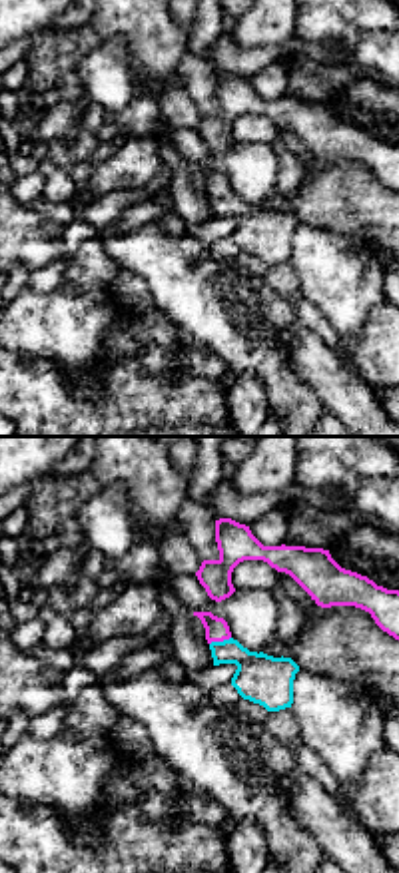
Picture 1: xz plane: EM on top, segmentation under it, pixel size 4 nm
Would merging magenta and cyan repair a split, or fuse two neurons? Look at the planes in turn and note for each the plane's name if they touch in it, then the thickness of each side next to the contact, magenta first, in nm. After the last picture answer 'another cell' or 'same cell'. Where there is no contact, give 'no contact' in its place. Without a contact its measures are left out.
xz | 100/200 nm

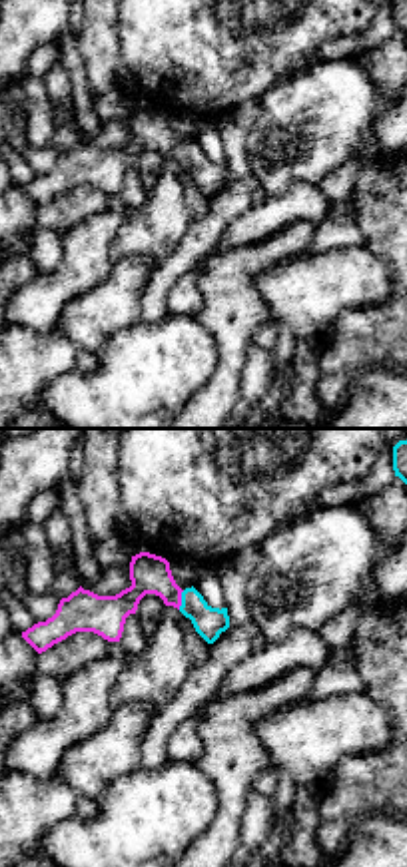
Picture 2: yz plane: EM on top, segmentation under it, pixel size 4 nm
yz | 160/120 nm

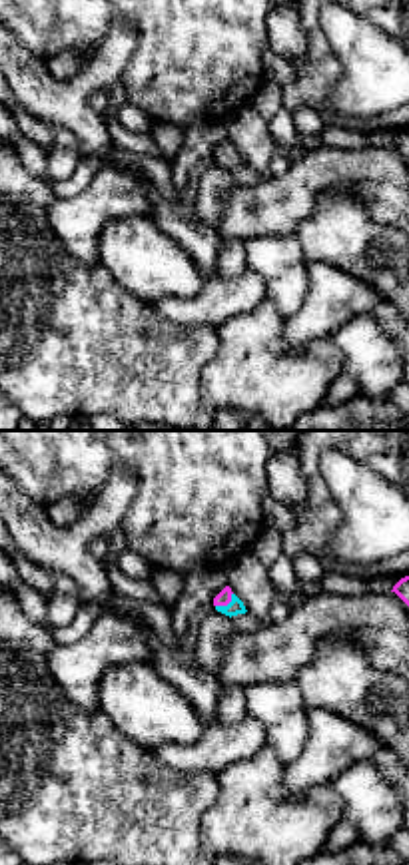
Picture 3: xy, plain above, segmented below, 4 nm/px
xy | 60/70 nm

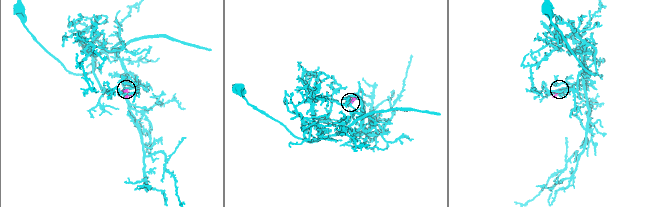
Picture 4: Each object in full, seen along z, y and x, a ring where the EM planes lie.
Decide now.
same cell

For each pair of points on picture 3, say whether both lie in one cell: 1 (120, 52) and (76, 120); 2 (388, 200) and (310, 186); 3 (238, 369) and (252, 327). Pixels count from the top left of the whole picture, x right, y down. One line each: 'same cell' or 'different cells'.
1: same cell
2: same cell
3: same cell

